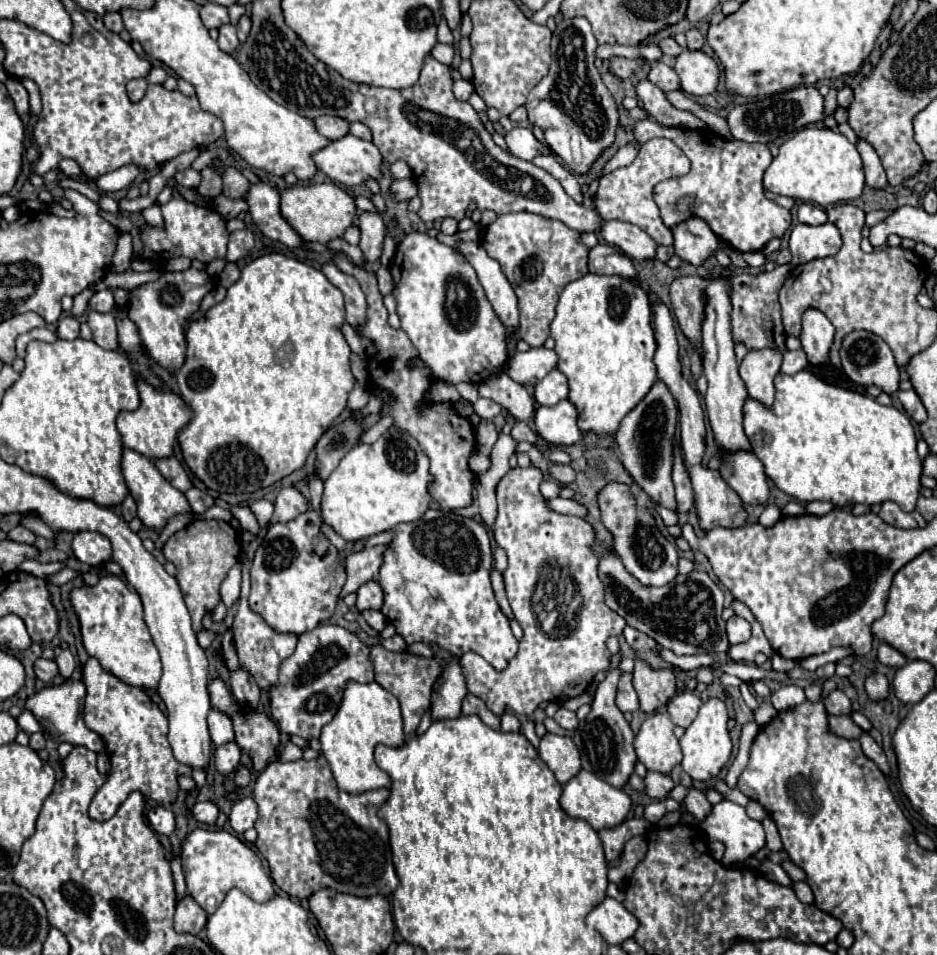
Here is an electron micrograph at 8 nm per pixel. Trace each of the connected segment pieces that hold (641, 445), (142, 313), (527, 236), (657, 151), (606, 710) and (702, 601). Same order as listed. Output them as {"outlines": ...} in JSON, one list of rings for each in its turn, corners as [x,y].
{"outlines":[[[[657,380],[649,394],[623,418],[615,440],[619,444],[619,458],[633,478],[633,482],[647,492],[655,504],[675,510],[675,490],[671,482],[673,470],[673,444],[677,440],[677,402],[667,386]]],[[[189,268],[185,272],[165,272],[155,282],[137,286],[131,292],[131,298],[127,302],[127,316],[137,326],[141,342],[145,344],[151,358],[165,370],[171,372],[173,368],[183,366],[187,350],[183,322],[199,308],[201,300],[213,286],[215,286],[213,276],[209,276],[203,270]]],[[[501,214],[489,224],[481,236],[481,246],[491,258],[501,264],[503,274],[519,298],[521,328],[519,336],[529,346],[543,346],[549,338],[549,324],[555,318],[555,306],[565,284],[585,276],[587,246],[579,242],[581,232],[563,226],[559,220],[543,218],[539,214]]],[[[653,138],[641,146],[637,158],[627,168],[613,170],[599,180],[599,190],[593,198],[595,208],[605,220],[623,220],[623,222],[631,222],[639,226],[657,244],[673,244],[673,232],[661,222],[659,208],[653,202],[653,186],[661,180],[683,176],[687,172],[689,172],[687,156],[671,140]]],[[[621,652],[611,656],[611,666],[605,670],[605,680],[599,684],[593,704],[591,704],[591,712],[587,714],[585,720],[579,722],[579,728],[573,732],[573,742],[581,752],[581,768],[587,772],[593,772],[597,778],[605,780],[607,784],[615,786],[615,788],[623,788],[629,780],[629,776],[635,770],[637,764],[637,756],[635,756],[635,748],[633,748],[633,730],[631,726],[625,722],[623,712],[617,708],[615,704],[615,692],[617,692],[617,682],[621,678],[621,670],[619,670],[619,662],[621,662]]],[[[611,550],[599,556],[597,570],[599,580],[605,584],[607,606],[615,610],[627,622],[627,626],[647,634],[663,648],[669,648],[677,656],[719,654],[729,650],[725,620],[721,618],[723,592],[705,572],[693,570],[687,576],[677,576],[667,586],[653,588],[631,576],[625,570],[621,558]]]]}

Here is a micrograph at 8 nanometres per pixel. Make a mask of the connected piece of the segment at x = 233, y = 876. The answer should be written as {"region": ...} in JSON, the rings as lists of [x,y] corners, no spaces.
{"region":[[[195,828],[181,846],[181,866],[185,872],[187,894],[207,912],[213,914],[231,888],[239,888],[255,902],[267,902],[273,894],[273,880],[265,872],[261,858],[245,846],[237,836],[225,830]]]}

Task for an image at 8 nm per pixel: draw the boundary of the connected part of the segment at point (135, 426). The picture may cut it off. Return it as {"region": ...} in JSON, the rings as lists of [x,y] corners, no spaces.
{"region":[[[135,376],[135,386],[139,390],[139,400],[141,400],[139,408],[133,412],[123,410],[117,416],[117,430],[123,436],[123,446],[141,452],[147,458],[167,458],[173,454],[173,444],[177,440],[179,430],[191,420],[193,412],[183,402],[183,398],[175,394],[171,388],[159,390],[139,376]]]}

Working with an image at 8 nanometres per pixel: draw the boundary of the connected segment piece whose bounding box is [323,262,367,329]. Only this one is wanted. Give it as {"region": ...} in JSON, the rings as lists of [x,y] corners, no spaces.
{"region":[[[327,262],[323,266],[323,272],[325,272],[325,268],[327,268],[329,282],[335,284],[345,296],[345,310],[347,310],[345,318],[347,318],[347,322],[354,329],[361,326],[365,323],[367,302],[365,302],[365,294],[363,294],[359,283],[353,276],[339,272],[337,266],[331,262]]]}

